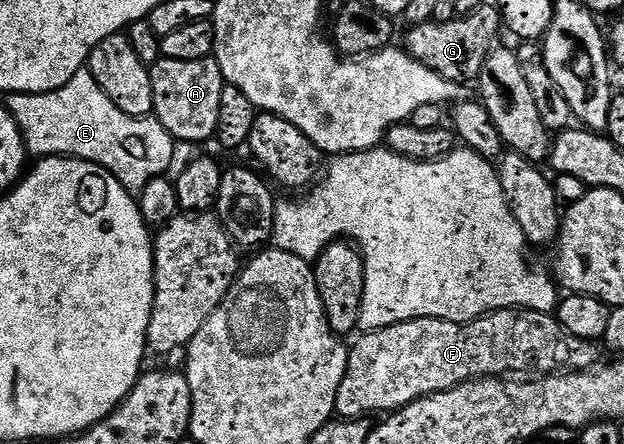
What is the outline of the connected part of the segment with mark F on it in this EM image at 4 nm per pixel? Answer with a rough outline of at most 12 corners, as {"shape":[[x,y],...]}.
{"shape":[[553,314],[416,318],[349,346],[336,413],[474,378],[591,370]]}

